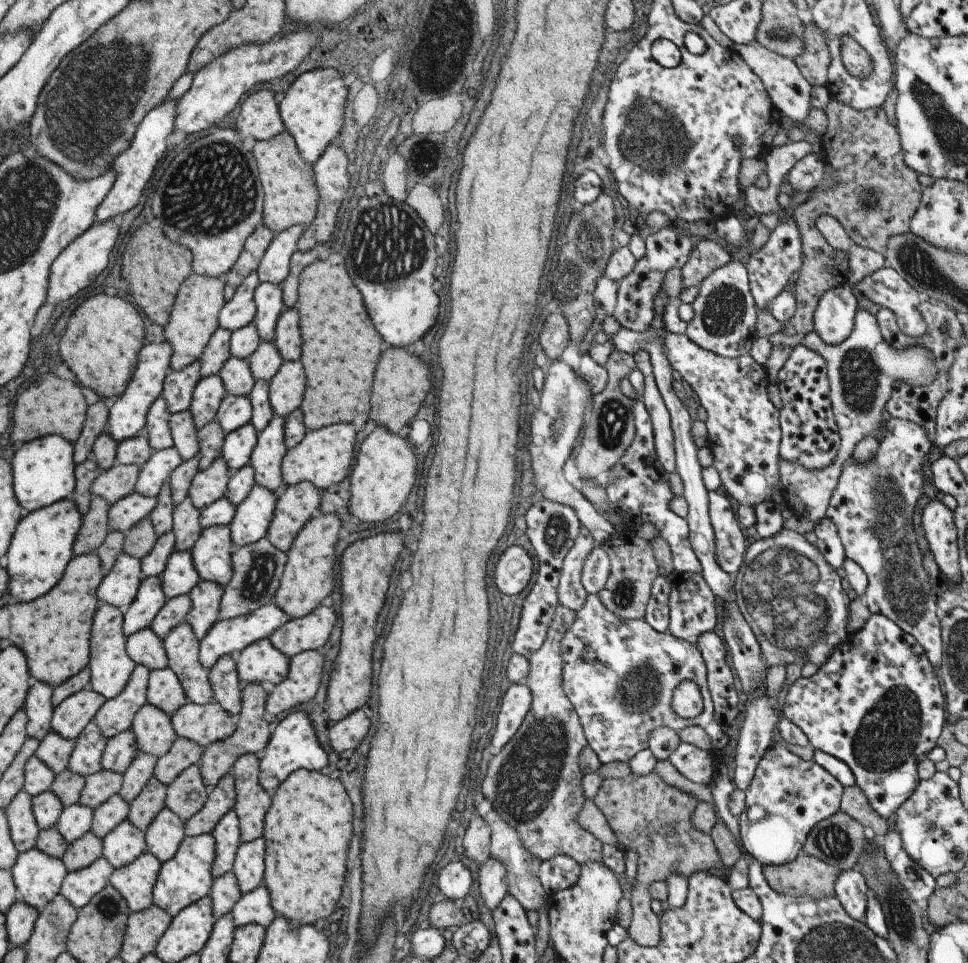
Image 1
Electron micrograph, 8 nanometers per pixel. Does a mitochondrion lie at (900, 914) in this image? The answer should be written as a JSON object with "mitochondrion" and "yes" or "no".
{"mitochondrion":"yes"}

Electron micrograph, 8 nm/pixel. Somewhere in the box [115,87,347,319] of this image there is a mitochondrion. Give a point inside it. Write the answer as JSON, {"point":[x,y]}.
{"point":[204,204]}

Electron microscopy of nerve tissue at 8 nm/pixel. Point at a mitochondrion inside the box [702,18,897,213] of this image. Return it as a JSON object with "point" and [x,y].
{"point":[783,33]}

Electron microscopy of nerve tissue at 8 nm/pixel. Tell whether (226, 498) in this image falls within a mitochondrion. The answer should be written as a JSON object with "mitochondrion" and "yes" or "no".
{"mitochondrion":"no"}

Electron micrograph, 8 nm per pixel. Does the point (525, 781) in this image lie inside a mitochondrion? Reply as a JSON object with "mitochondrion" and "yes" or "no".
{"mitochondrion":"yes"}

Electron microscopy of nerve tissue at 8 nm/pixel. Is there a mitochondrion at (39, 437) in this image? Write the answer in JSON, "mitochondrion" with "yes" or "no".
{"mitochondrion":"no"}

